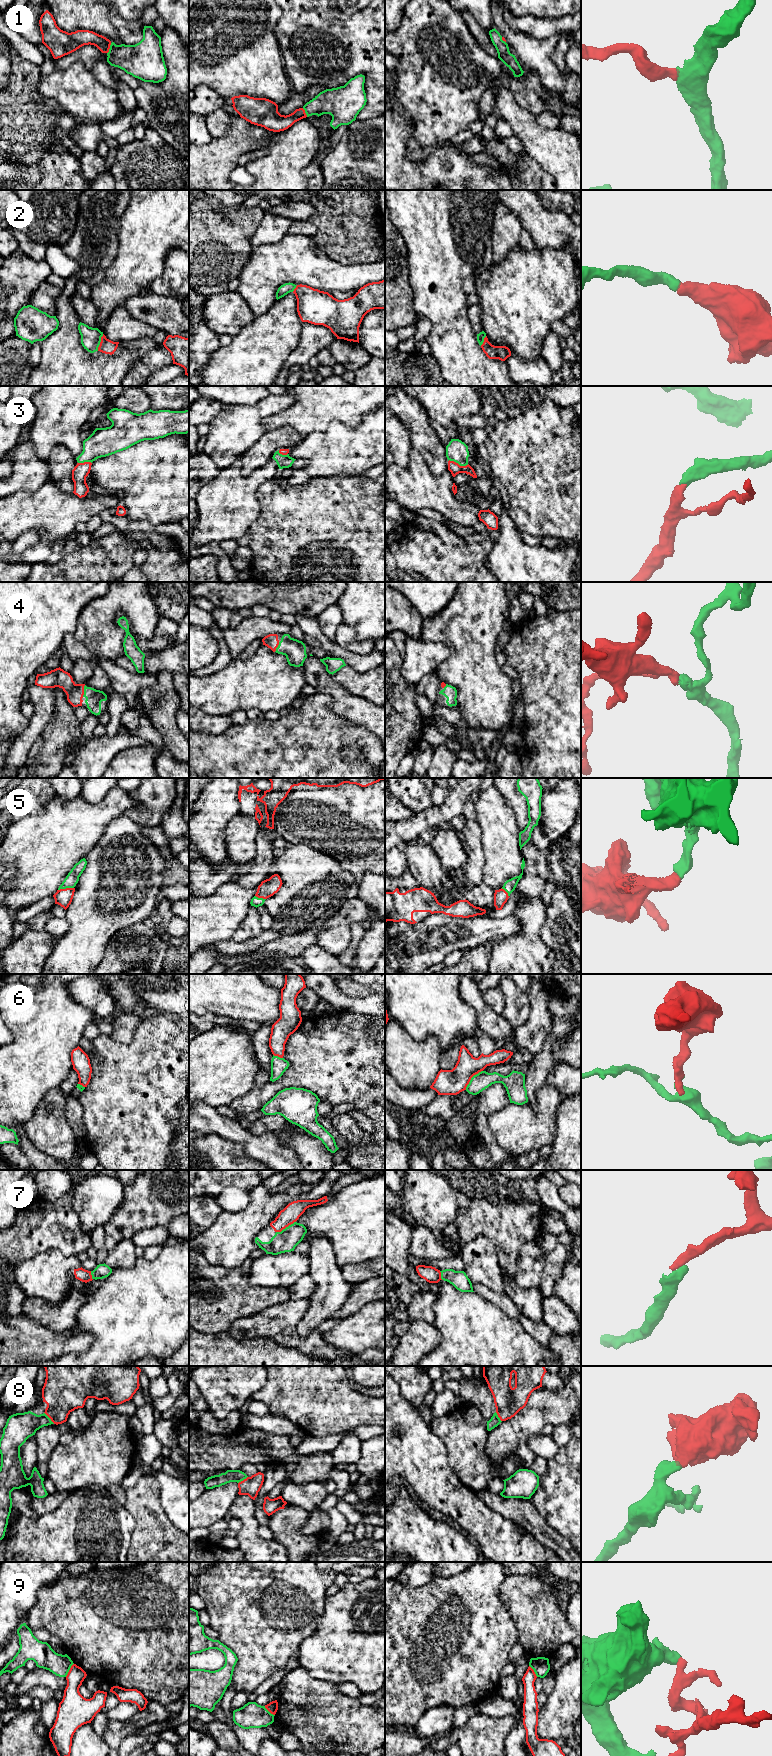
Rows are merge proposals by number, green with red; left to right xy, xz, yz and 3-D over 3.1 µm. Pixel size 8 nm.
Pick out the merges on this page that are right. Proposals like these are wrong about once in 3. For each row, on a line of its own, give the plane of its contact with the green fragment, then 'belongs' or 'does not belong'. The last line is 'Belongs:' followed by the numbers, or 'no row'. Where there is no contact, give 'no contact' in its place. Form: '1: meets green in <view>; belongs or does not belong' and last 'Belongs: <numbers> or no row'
1: meets green in xy; belongs
2: meets green in xy; belongs
3: meets green in yz; belongs
4: meets green in xy; belongs
5: meets green in xy; belongs
6: meets green in yz; does not belong
7: meets green in xz; belongs
8: meets green in xy; belongs
9: meets green in xy; does not belong
Belongs: 1, 2, 3, 4, 5, 7, 8

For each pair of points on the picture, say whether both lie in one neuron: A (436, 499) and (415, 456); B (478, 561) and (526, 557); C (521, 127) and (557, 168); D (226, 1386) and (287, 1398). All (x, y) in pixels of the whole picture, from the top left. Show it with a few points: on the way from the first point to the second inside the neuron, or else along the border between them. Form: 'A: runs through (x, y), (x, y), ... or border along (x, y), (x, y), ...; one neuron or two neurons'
A: runs through (425, 488), (417, 480), (417, 467); one neuron
B: border along (494, 541), (486, 560), (486, 567), (490, 571); two neurons
C: runs through (531, 137), (552, 158); one neuron
D: border along (267, 1376), (266, 1382), (249, 1399); two neurons

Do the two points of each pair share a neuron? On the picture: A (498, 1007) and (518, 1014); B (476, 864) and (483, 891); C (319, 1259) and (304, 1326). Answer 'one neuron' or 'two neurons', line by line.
A: two neurons
B: two neurons
C: one neuron

